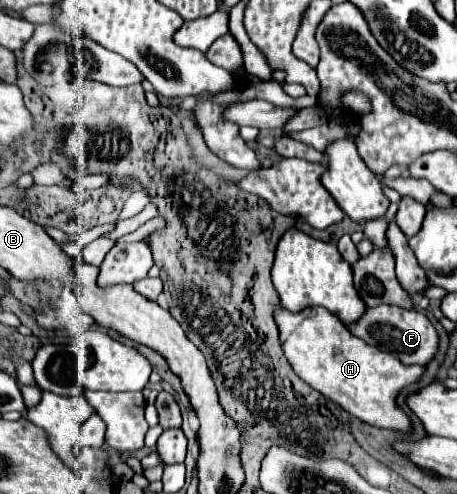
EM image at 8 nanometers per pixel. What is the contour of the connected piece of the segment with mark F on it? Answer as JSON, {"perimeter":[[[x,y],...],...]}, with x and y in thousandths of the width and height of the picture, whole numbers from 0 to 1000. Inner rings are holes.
{"perimeter":[[[827,617],[818,626],[805,626],[801,638],[792,646],[783,646],[783,654],[775,654],[775,662],[761,662],[761,666],[779,682],[792,682],[805,698],[849,711],[884,735],[937,739],[954,723],[958,698],[963,698],[963,682],[954,674],[950,658],[941,654],[941,646],[928,642],[928,634],[888,630],[888,626],[862,621],[862,617]]]}

